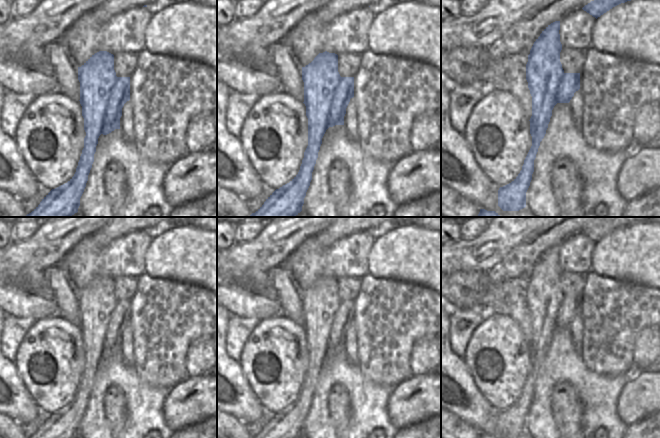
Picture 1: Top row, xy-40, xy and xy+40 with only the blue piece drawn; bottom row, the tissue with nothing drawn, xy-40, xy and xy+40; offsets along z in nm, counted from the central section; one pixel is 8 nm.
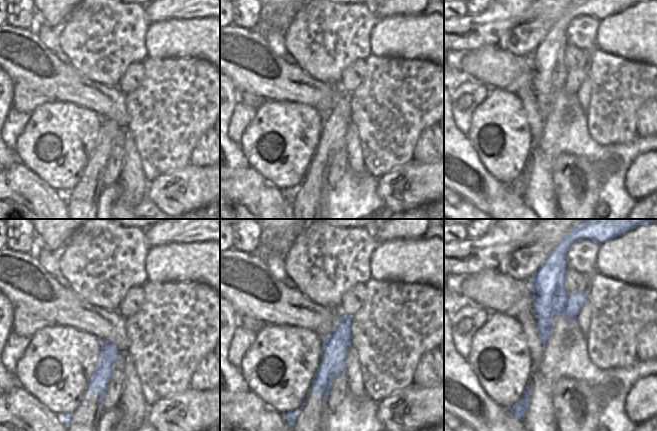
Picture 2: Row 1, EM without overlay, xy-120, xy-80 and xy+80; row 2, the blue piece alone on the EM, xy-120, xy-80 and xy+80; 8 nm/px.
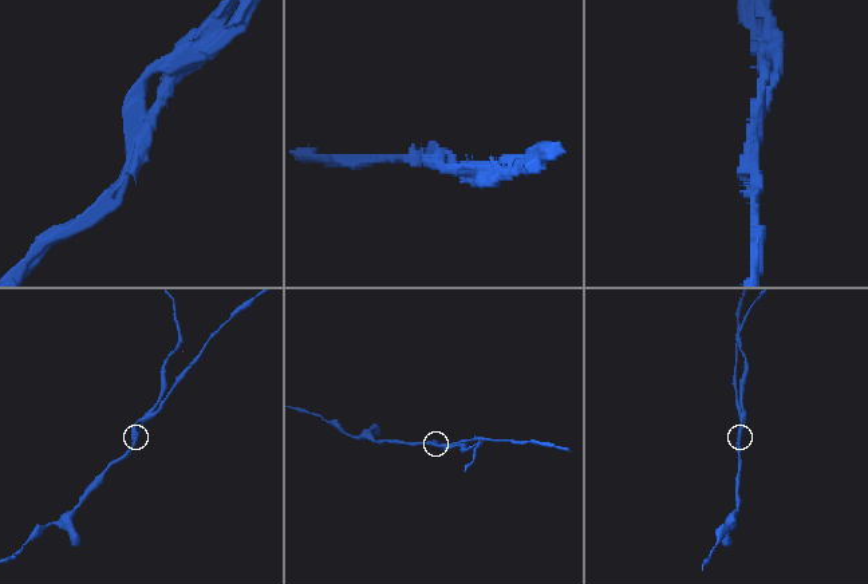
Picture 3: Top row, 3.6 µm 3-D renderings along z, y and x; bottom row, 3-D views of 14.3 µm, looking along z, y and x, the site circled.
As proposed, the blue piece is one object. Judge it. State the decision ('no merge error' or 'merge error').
merge error

